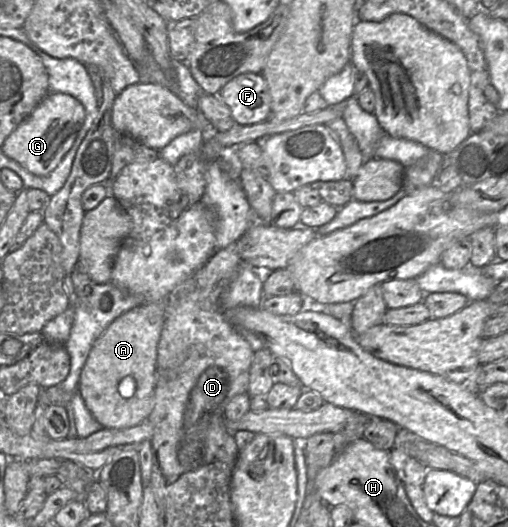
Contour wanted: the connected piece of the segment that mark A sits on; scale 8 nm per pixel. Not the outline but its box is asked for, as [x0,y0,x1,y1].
[78,302,165,429]

